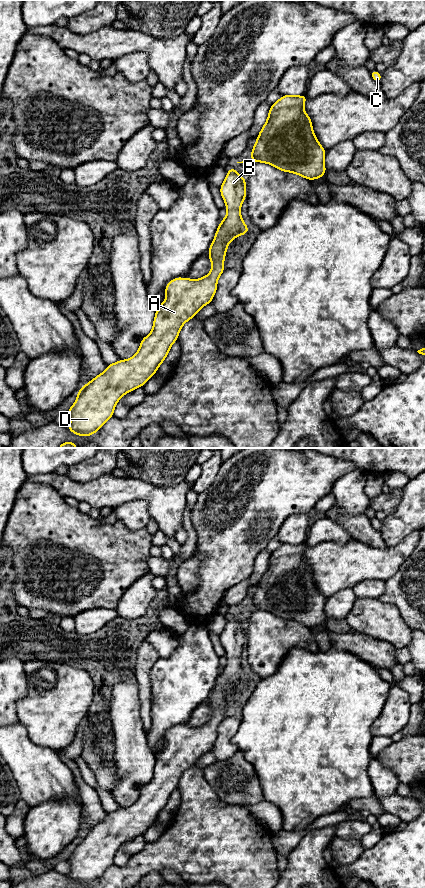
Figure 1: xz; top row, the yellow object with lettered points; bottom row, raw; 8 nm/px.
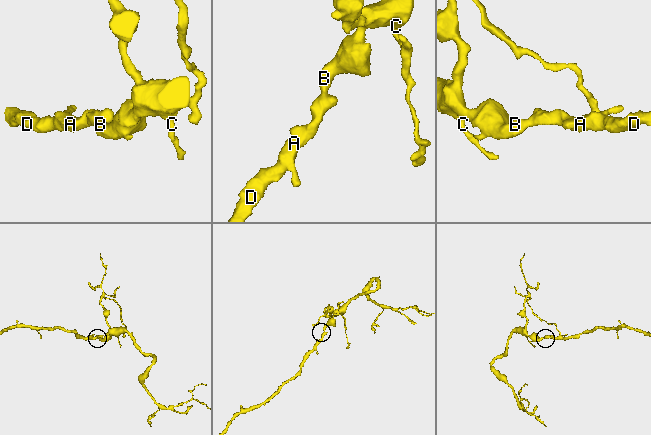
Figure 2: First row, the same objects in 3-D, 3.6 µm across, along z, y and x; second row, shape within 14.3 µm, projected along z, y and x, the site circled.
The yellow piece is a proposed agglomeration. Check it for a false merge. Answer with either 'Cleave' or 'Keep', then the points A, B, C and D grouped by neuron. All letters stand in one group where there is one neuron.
Keep. Groups: A B C D

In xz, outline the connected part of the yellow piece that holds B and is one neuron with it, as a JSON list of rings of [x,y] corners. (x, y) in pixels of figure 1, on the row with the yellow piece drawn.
[[[234,166],[227,172],[220,187],[227,216],[215,233],[208,250],[212,269],[208,275],[194,280],[176,277],[166,286],[164,302],[157,308],[153,330],[140,342],[138,352],[130,359],[108,364],[107,369],[77,393],[77,400],[67,411],[71,422],[67,429],[79,436],[92,436],[114,416],[114,408],[126,393],[143,387],[155,374],[185,322],[206,304],[211,303],[217,281],[225,270],[223,263],[228,244],[236,237],[248,234],[249,227],[240,215],[246,198],[246,179]]]

